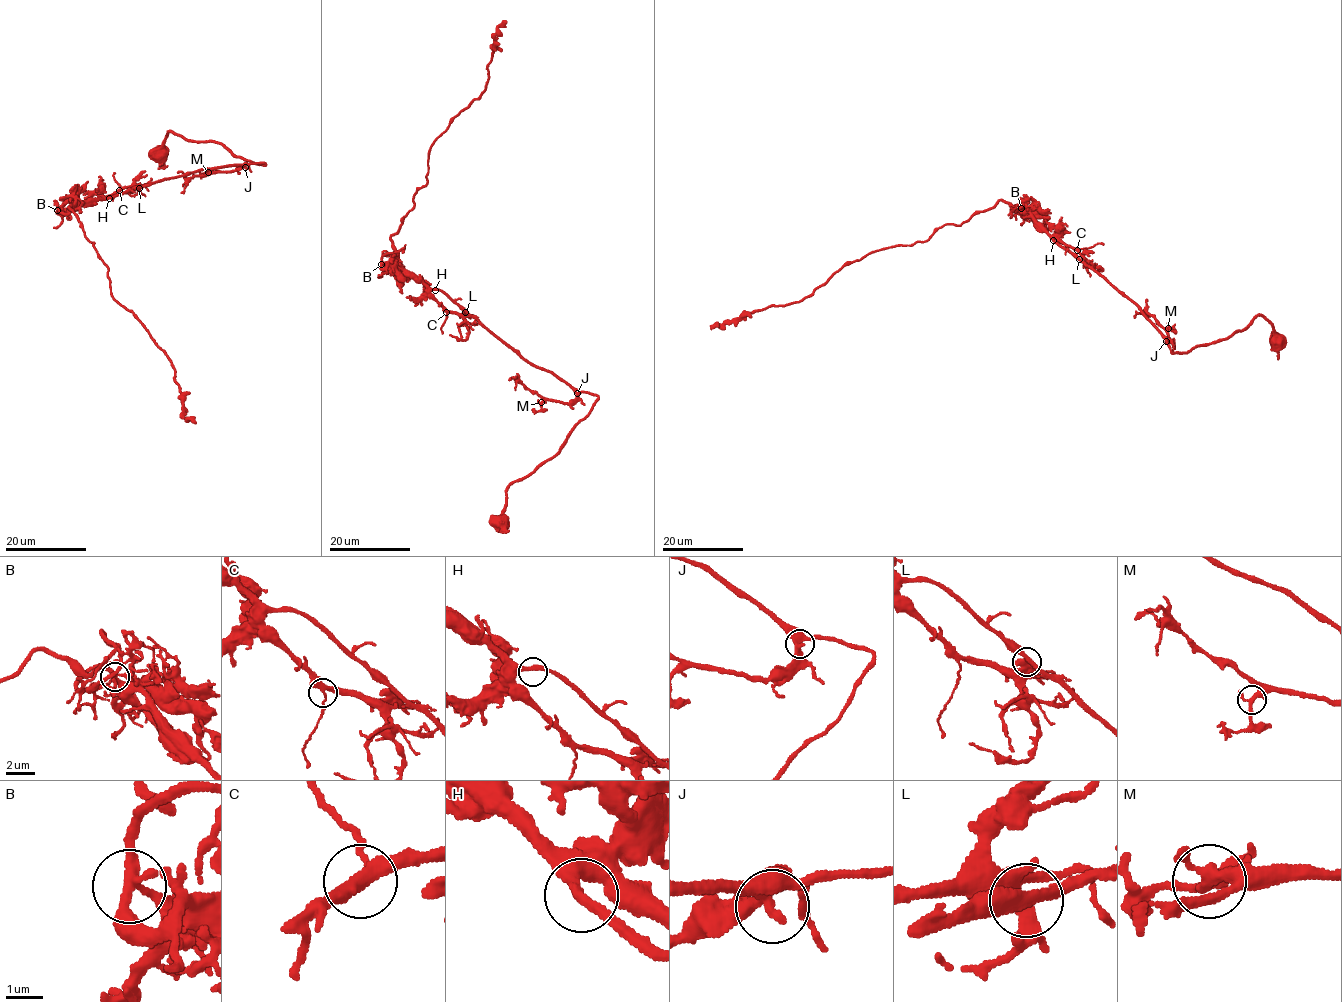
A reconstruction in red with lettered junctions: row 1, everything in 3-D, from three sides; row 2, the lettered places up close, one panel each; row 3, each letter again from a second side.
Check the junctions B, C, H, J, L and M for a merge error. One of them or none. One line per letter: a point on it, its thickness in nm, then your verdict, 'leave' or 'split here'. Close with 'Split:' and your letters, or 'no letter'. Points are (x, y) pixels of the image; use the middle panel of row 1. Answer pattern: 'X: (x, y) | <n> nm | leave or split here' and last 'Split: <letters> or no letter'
B: (381, 264) | 280 nm | leave
C: (446, 312) | 320 nm | leave
H: (435, 290) | 280 nm | leave
J: (577, 393) | 360 nm | leave
L: (465, 312) | 320 nm | leave
M: (541, 402) | 280 nm | leave
Split: no letter

